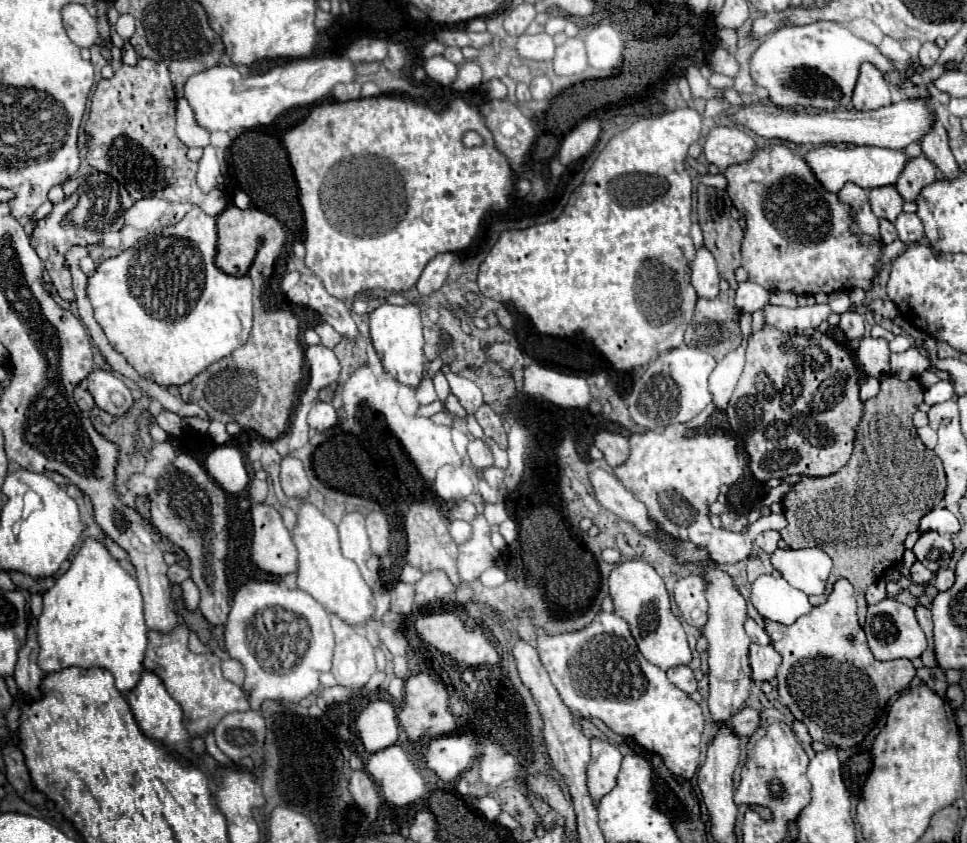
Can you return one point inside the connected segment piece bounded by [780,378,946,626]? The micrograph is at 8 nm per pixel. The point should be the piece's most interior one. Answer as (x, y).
(861, 515)

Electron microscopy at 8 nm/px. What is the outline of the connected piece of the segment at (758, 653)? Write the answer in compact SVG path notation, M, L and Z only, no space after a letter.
M750 644L750 666L752 666L752 680L754 682L770 682L776 678L780 666L780 654L774 650L772 644L758 646Z

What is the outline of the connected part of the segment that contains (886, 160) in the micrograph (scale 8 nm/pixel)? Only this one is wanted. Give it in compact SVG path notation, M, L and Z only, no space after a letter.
M823 144L810 150L806 162L810 164L812 172L818 176L822 186L830 192L840 192L846 182L854 182L864 190L880 188L880 186L894 186L902 170L906 168L910 156L902 150L880 150L880 148L850 147L840 148L833 144Z

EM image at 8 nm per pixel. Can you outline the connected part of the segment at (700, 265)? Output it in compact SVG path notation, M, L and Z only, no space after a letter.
M706 246L696 250L696 256L694 256L690 268L692 268L692 286L696 288L698 296L704 296L704 298L718 296L720 274L718 274L716 258Z

